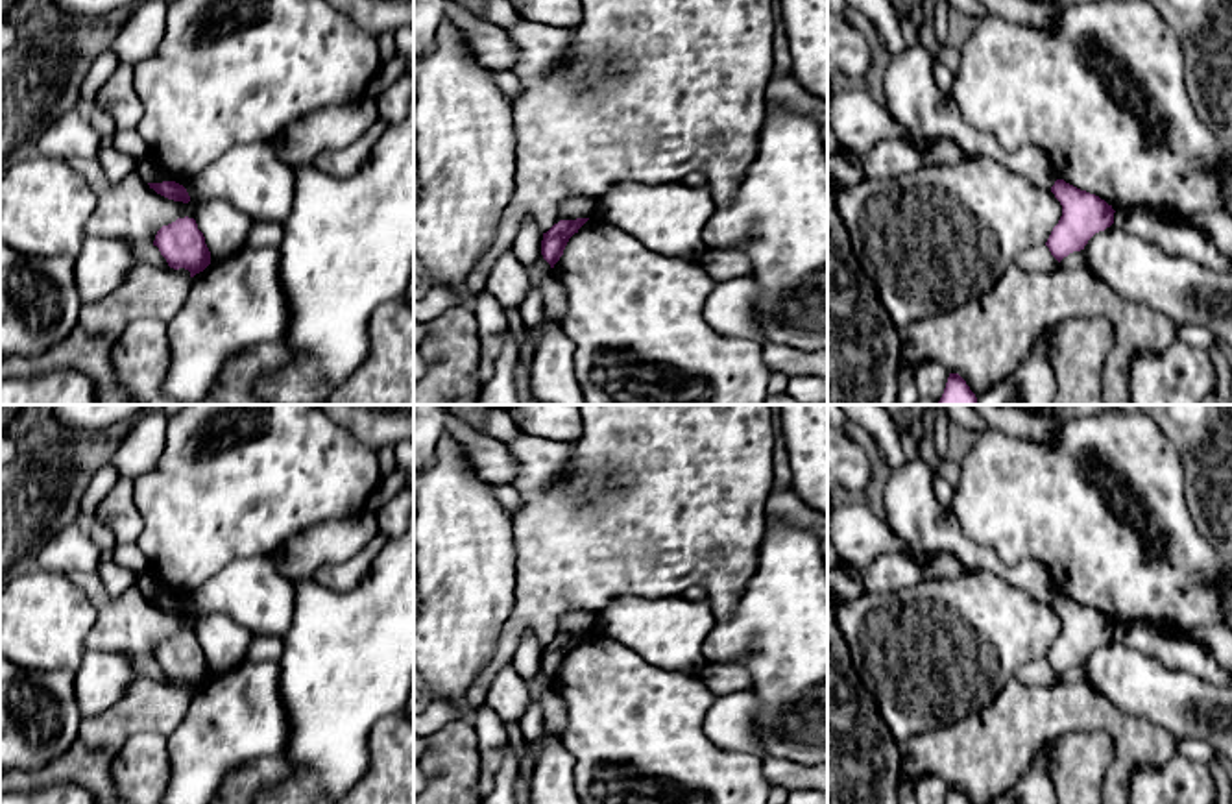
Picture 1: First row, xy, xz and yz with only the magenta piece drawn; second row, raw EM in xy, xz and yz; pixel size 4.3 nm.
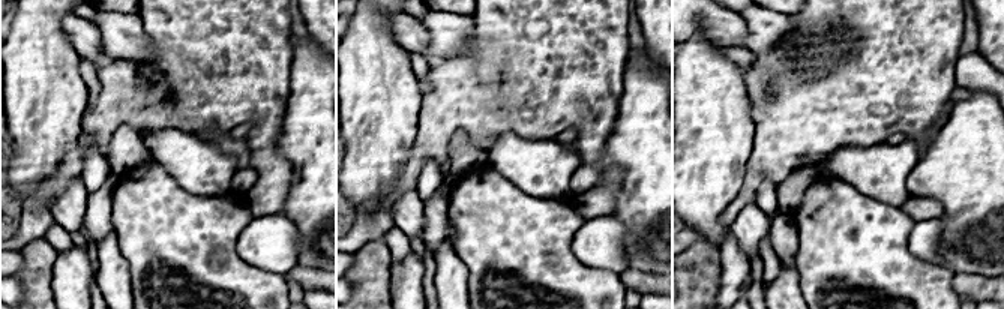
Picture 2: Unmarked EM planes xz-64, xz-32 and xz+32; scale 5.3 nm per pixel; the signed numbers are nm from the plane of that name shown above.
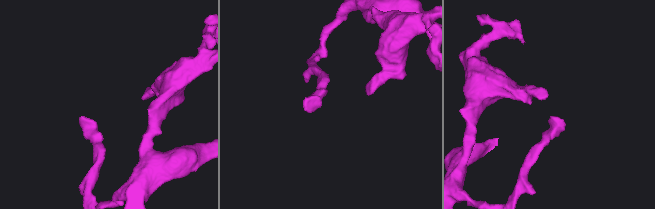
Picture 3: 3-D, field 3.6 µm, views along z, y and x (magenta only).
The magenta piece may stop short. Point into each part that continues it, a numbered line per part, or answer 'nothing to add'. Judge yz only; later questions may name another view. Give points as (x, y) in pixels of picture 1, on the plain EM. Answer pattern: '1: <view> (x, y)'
nothing to add

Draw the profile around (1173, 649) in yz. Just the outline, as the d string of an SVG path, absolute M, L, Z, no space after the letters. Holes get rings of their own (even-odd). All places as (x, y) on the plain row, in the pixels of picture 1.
M1123 623L1114 627L1114 640L1136 649L1175 671L1188 671L1199 678L1232 688L1232 671L1210 658L1186 634L1153 623Z

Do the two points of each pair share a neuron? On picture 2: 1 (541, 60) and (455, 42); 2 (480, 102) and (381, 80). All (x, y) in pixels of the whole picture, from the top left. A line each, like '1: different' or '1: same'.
1: different
2: different

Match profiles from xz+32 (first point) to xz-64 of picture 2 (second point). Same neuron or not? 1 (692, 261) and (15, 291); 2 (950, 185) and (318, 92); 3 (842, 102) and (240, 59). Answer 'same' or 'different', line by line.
1: different
2: same
3: same

